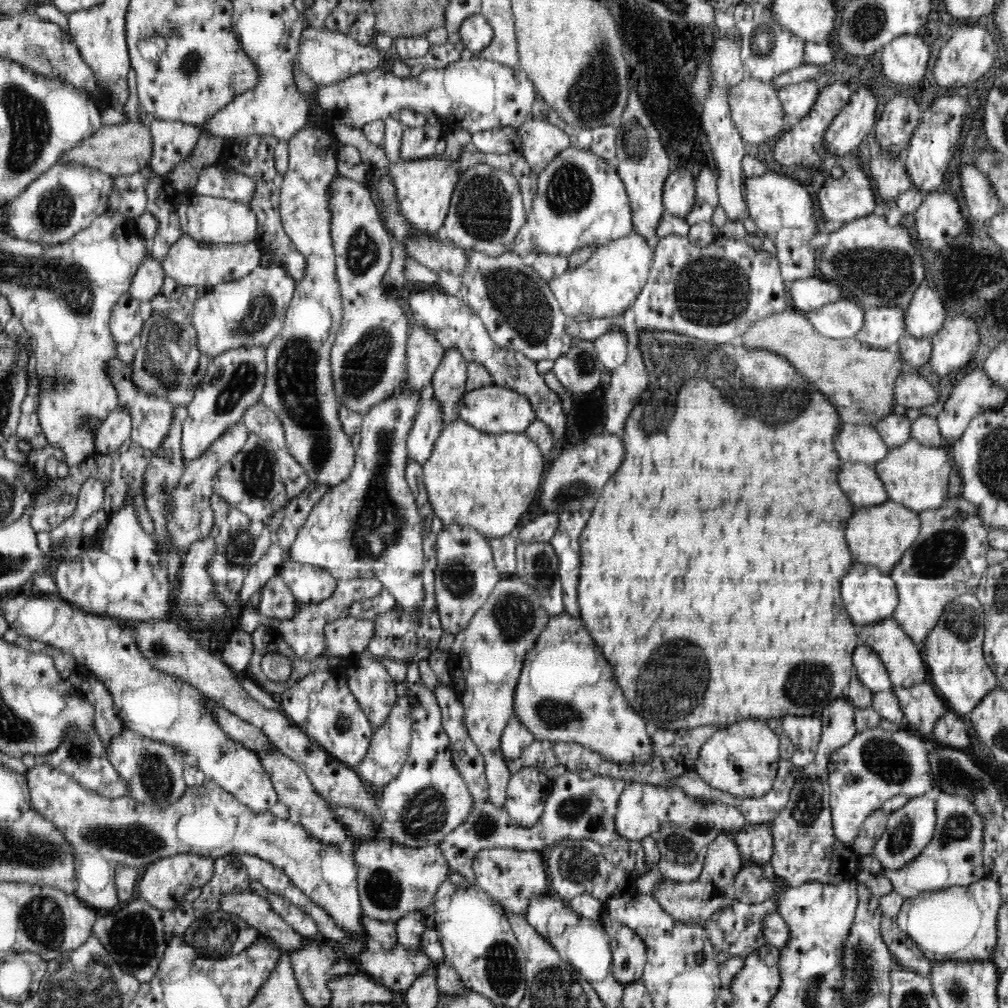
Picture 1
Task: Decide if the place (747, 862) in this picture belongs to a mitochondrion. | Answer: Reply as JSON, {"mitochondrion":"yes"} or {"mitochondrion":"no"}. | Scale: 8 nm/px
{"mitochondrion":"no"}

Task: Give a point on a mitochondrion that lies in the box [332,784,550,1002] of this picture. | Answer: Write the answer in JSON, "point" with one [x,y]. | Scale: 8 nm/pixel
{"point":[502,970]}

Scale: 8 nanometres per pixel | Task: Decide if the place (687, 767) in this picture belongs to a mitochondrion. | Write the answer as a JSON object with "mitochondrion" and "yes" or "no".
{"mitochondrion":"no"}

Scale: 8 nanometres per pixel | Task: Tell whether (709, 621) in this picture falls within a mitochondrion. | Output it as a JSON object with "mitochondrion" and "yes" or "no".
{"mitochondrion":"no"}

